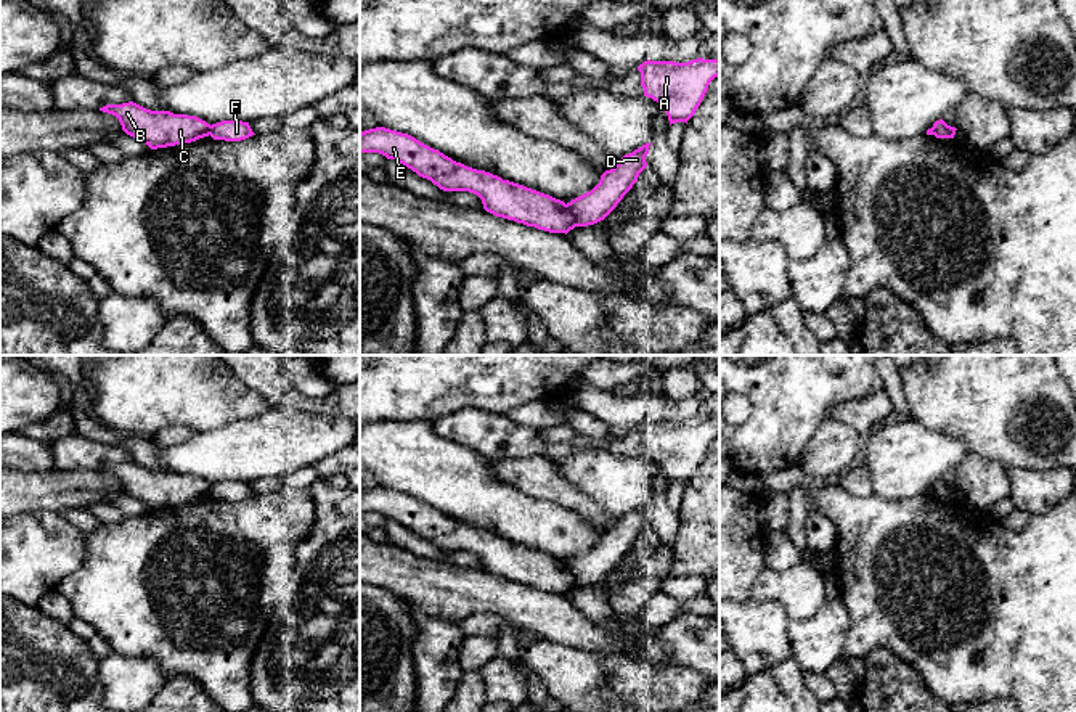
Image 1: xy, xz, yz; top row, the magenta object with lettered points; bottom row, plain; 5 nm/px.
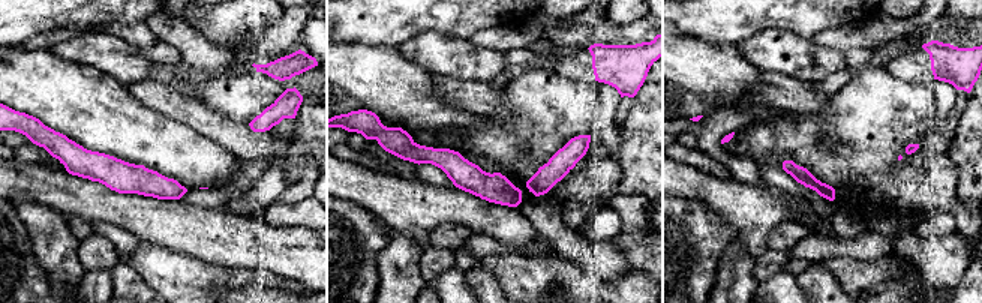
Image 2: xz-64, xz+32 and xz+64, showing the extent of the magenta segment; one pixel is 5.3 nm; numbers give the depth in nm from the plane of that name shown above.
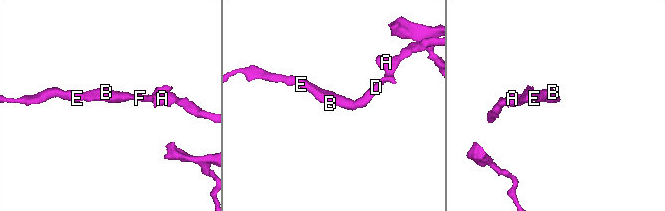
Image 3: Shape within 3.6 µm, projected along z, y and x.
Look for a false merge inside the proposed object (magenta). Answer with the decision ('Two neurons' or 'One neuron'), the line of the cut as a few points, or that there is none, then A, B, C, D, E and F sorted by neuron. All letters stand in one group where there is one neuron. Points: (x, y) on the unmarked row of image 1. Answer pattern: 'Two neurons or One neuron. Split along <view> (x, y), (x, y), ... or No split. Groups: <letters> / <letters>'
Two neurons. Split along xz (566, 564), (577, 585). Groups: A D F / B C E

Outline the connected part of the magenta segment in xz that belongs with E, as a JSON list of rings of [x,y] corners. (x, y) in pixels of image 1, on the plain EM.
[[[385,487],[365,490],[360,493],[360,513],[395,519],[443,551],[474,553],[482,559],[483,569],[496,577],[549,593],[567,595],[577,587],[564,561],[456,522],[408,493]]]

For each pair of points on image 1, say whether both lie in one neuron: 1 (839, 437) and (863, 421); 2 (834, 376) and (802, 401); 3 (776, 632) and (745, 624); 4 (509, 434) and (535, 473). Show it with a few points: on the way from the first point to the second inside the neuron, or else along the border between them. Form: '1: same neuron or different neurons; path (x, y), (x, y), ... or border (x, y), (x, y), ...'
1: different neurons; border (831, 417), (847, 423), (858, 434)
2: same neuron; path (826, 376), (810, 392)
3: same neuron; path (768, 632), (757, 632), (754, 629)
4: different neurons; border (542, 454), (516, 458), (489, 458)

